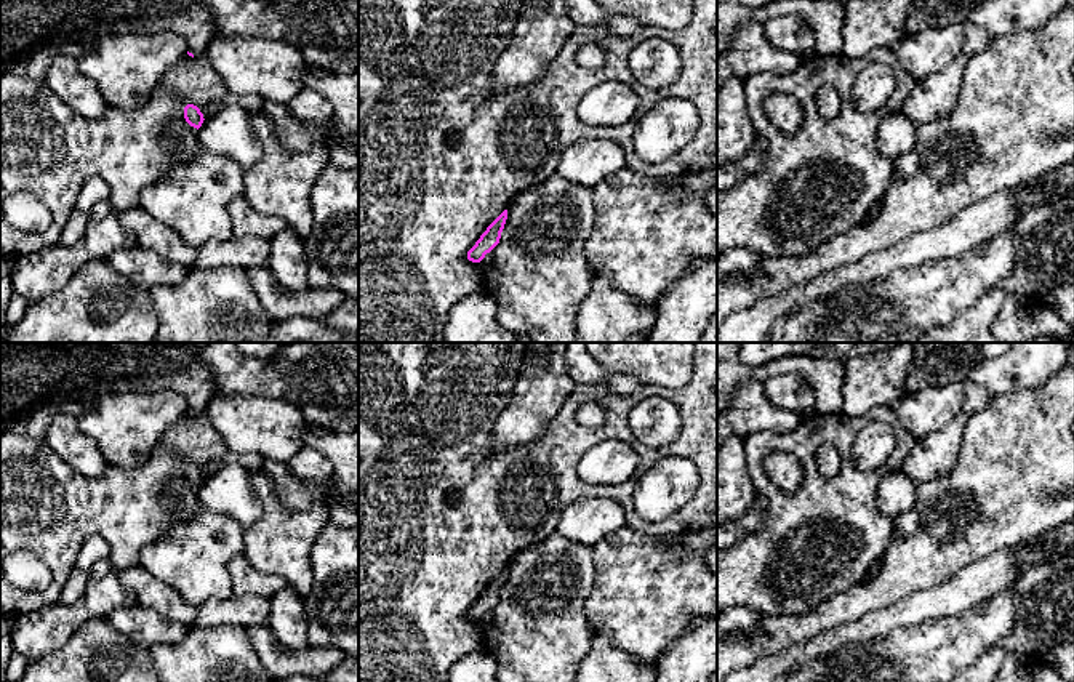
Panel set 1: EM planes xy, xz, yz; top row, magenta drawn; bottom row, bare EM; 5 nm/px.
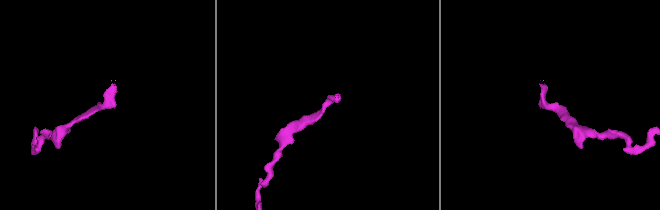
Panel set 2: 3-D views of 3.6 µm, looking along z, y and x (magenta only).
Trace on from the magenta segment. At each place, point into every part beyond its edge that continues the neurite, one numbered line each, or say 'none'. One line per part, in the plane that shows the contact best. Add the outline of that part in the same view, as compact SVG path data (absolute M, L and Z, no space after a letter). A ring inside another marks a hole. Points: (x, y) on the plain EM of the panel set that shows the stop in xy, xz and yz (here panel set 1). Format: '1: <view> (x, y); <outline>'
1: xy (32, 375); M0 343L0 434L48 405L88 402L102 394L174 391L198 415L214 395L200 349L155 343Z

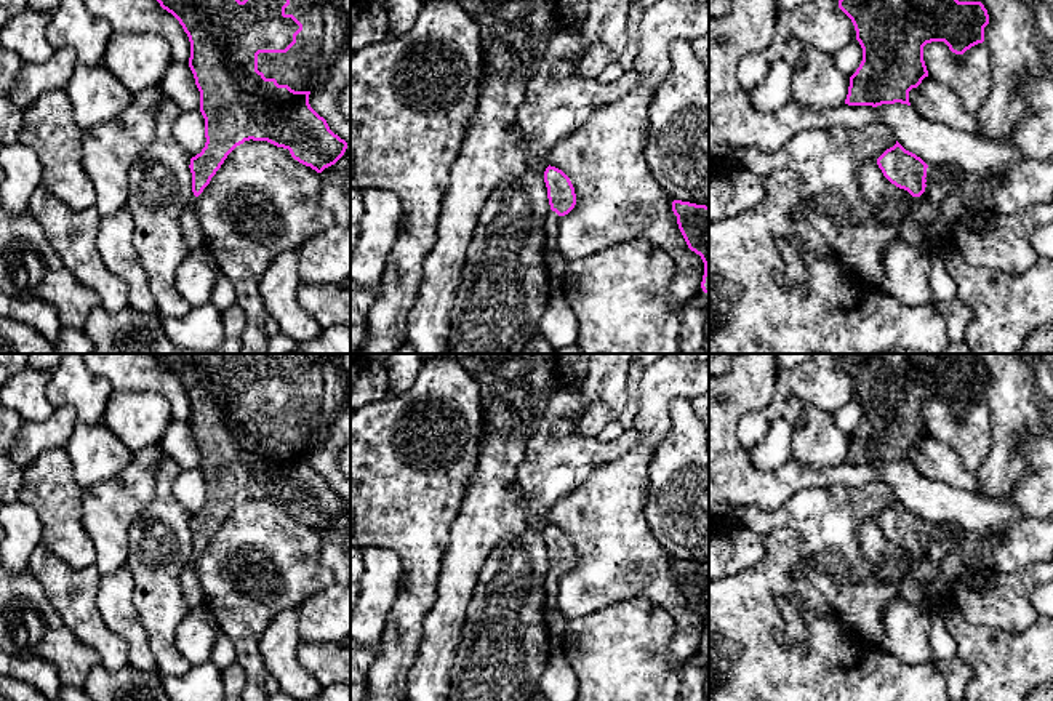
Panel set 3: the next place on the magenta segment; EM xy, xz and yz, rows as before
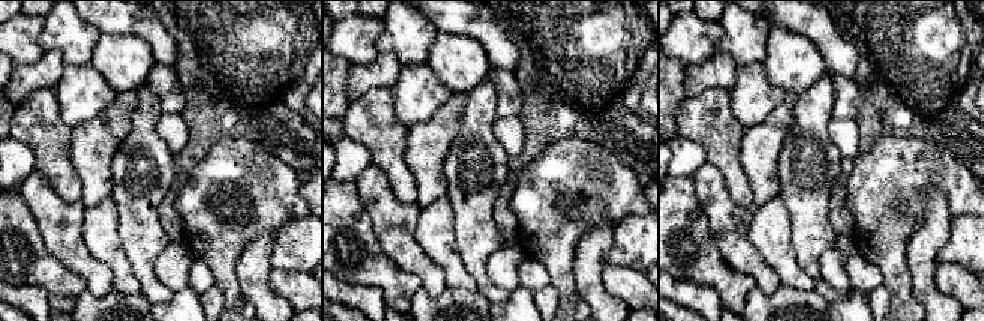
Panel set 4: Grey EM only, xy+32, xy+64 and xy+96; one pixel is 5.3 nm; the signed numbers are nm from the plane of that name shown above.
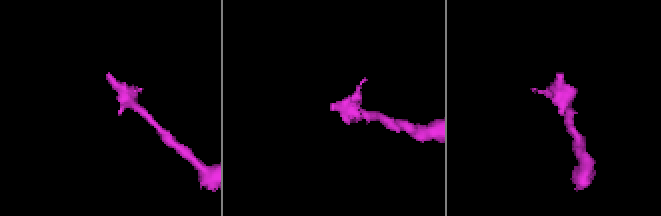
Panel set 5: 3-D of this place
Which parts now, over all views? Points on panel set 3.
1: xy (303, 424); M286 354L285 373L293 373L302 389L286 411L259 411L258 429L294 450L312 450L344 400L341 354Z
2: yz (970, 549); M928 523L927 539L951 536L952 549L943 557L938 576L923 584L914 576L906 576L899 584L901 597L914 607L928 611L933 603L939 603L954 594L959 576L970 567L994 567L992 538L983 538L947 523Z

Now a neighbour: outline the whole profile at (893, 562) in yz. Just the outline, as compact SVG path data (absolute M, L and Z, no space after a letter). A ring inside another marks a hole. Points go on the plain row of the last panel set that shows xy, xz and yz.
M867 519L859 525L861 555L879 568L879 581L898 581L914 576L928 584L938 576L943 557L952 549L951 536L928 538L925 551L912 555L907 549L891 543L877 523L877 519Z

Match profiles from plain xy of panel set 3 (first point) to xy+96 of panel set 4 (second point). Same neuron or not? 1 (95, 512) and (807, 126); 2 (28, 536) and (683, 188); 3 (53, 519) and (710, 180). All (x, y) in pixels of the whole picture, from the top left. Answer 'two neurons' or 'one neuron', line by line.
1: two neurons
2: two neurons
3: two neurons

